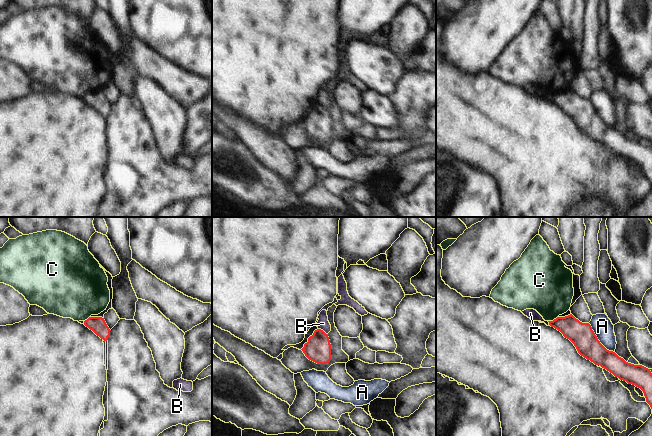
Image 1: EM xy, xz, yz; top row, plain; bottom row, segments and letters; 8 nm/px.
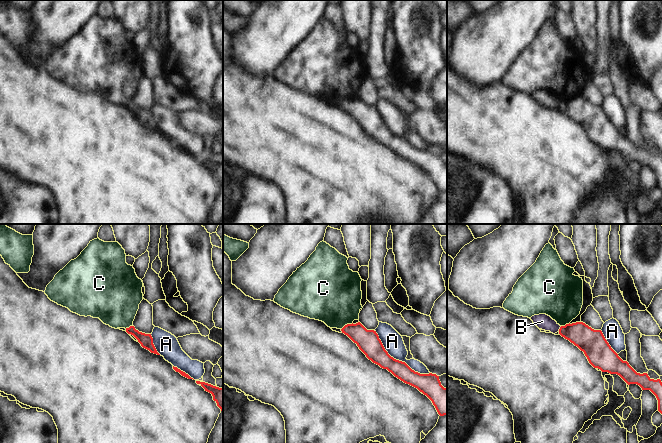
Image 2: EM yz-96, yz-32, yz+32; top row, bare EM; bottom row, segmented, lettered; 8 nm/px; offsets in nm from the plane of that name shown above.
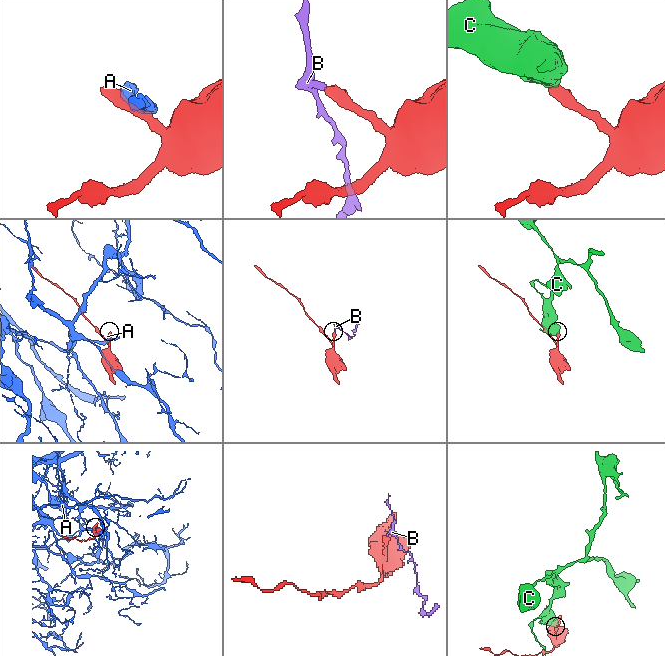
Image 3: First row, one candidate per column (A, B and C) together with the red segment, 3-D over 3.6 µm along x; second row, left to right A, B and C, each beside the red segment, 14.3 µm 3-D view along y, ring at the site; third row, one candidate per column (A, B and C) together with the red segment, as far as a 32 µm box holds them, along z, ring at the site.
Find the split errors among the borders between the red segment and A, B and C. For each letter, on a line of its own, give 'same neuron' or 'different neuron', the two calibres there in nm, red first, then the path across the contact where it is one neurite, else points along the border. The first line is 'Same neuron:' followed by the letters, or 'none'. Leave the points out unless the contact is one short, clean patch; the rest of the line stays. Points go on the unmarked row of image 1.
Same neuron: none
A: different neuron; calibres 190 and 160 nm
B: different neuron; calibres 200 and 90 nm; border xz (318, 104), (327, 110)
C: different neuron; calibres 190 and 380 nm; border yz (557, 92), (548, 97)

